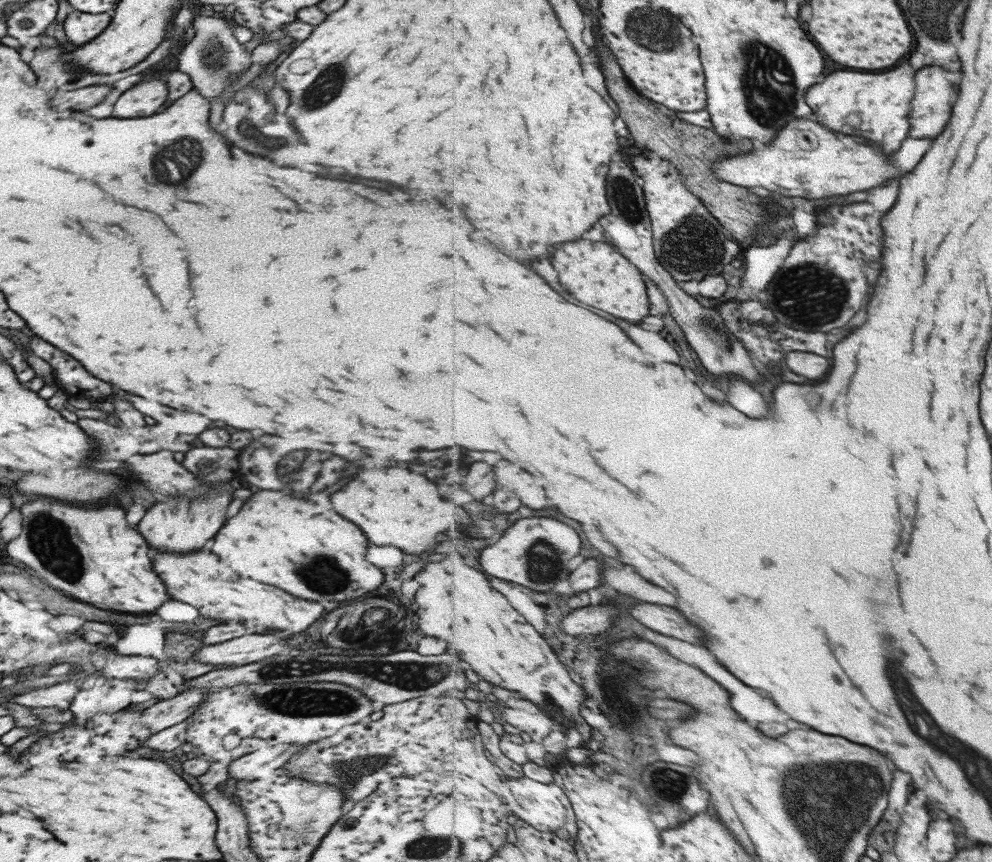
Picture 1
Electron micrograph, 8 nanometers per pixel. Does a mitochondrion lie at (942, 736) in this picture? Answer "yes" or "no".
yes

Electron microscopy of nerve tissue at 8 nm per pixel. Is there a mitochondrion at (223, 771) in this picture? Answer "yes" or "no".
no

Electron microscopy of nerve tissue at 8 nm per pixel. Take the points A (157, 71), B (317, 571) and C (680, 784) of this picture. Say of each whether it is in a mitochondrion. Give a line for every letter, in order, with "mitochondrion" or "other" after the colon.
A: other
B: mitochondrion
C: mitochondrion

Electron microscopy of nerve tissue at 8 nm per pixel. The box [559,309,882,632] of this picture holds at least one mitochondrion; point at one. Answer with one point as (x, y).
(713, 543)

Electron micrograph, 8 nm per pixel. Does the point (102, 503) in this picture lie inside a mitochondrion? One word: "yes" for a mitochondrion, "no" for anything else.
no

